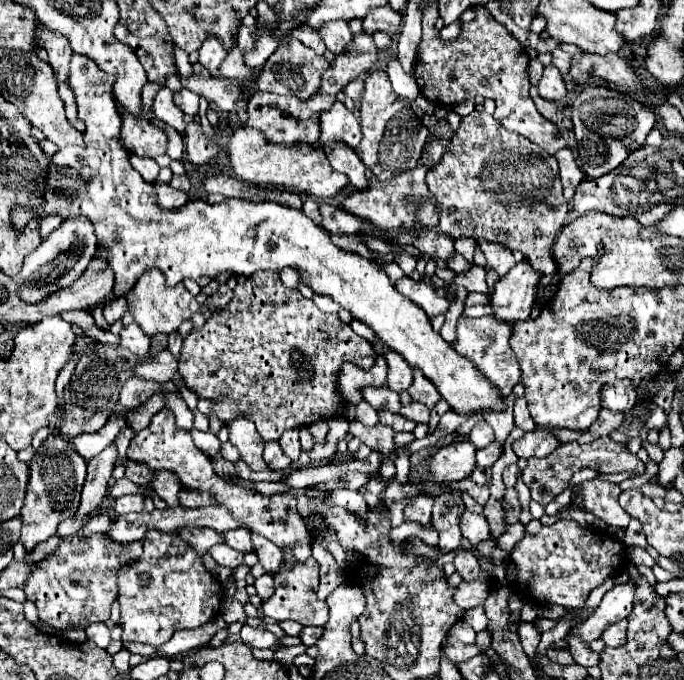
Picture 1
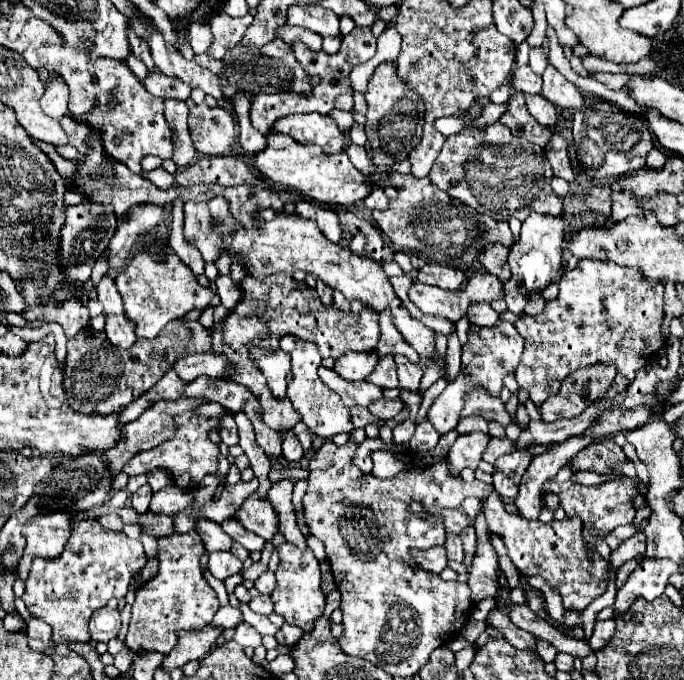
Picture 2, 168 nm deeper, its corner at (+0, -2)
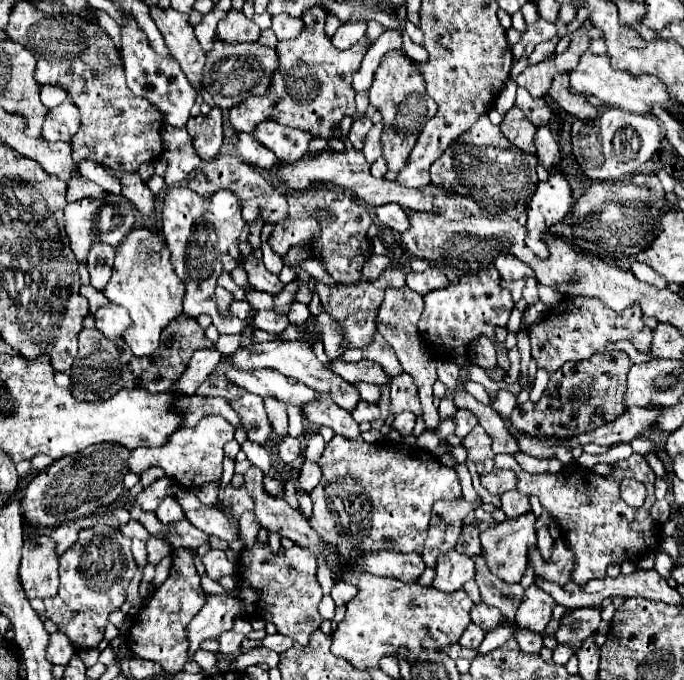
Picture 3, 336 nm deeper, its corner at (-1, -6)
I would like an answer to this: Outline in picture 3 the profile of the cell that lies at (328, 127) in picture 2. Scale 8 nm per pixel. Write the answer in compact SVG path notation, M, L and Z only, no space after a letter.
M275 121L259 123L251 135L263 147L273 151L283 163L299 161L307 153L307 145L313 139L313 135L307 135L307 131L295 131L293 127L283 127Z

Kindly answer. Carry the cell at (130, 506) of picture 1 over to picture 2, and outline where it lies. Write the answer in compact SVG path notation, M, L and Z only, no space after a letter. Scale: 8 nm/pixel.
M143 485L130 497L132 508L139 514L144 514L149 509L149 504L153 496L150 485Z

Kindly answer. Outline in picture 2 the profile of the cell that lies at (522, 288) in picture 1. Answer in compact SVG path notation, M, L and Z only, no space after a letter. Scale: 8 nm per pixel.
M530 215L522 223L520 239L510 247L508 265L512 277L504 283L504 301L508 305L508 311L520 315L530 299L532 293L542 291L546 285L556 281L560 271L560 259L564 249L564 223L562 219L548 219L542 215Z

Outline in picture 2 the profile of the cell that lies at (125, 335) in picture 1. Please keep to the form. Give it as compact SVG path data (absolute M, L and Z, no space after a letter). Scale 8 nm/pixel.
M126 315L106 317L106 335L110 343L120 349L130 349L138 339L134 335L134 321L126 319Z

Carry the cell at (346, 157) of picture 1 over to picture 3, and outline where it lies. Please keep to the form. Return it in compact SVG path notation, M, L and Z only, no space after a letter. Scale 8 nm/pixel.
M383 205L375 209L377 219L381 221L381 225L393 229L395 233L405 233L409 229L409 217L405 213L405 209L401 209L399 205Z

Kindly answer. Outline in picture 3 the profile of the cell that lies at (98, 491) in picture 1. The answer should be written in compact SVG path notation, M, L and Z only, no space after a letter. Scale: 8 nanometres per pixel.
M191 395L191 407L183 407L187 411L187 427L195 427L199 419L205 415L221 415L227 419L233 427L241 427L239 415L233 411L231 403L223 397L203 397L203 395Z

